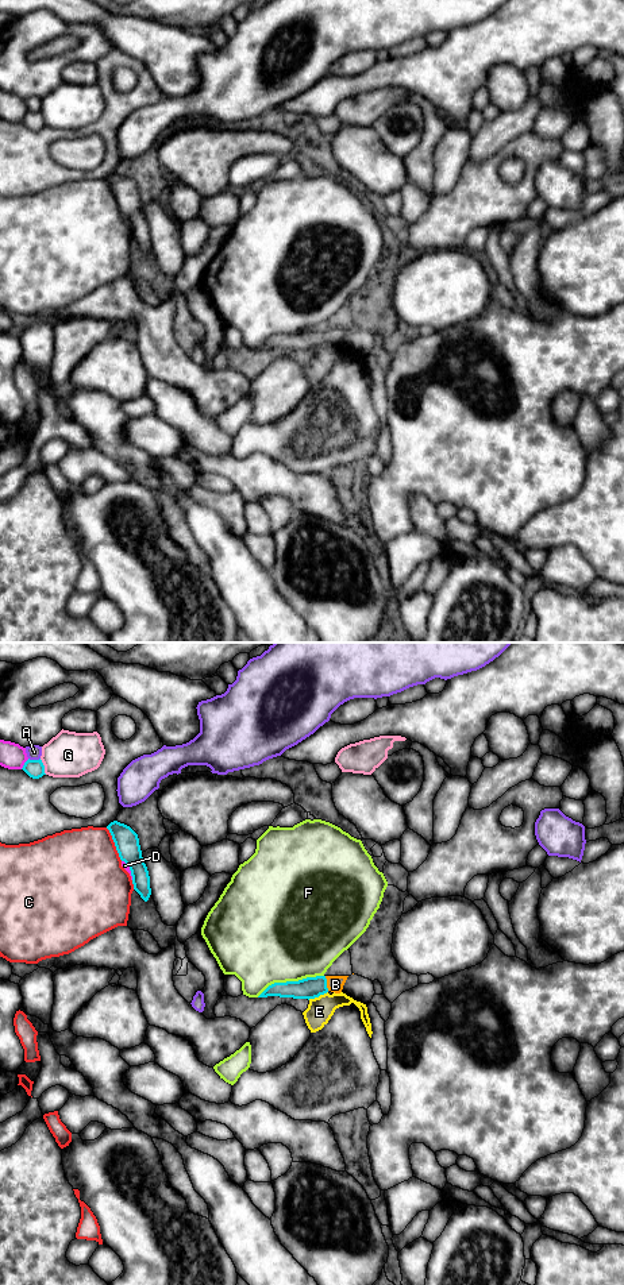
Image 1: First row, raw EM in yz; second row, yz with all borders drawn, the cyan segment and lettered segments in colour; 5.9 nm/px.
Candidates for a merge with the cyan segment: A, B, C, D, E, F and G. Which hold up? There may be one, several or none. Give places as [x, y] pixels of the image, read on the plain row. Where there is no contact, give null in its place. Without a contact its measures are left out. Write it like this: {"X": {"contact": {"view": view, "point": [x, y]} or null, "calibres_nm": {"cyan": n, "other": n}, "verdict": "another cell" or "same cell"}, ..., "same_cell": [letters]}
{"A": {"contact": {"view": "yz", "point": [34, 112]}, "calibres_nm": {"cyan": 110, "other": 90}, "verdict": "another cell"}, "B": {"contact": {"view": "yz", "point": [326, 335]}, "calibres_nm": {"cyan": 130, "other": 100}, "verdict": "same cell"}, "C": {"contact": {"view": "yz", "point": [115, 196]}, "calibres_nm": {"cyan": 150, "other": 480}, "verdict": "another cell"}, "D": {"contact": {"view": "yz", "point": [24, 116]}, "calibres_nm": {"cyan": 110, "other": 160}, "verdict": "another cell"}, "E": {"contact": {"view": "yz", "point": [318, 348]}, "calibres_nm": {"cyan": 130, "other": 150}, "verdict": "another cell"}, "F": {"contact": {"view": "yz", "point": [289, 334]}, "calibres_nm": {"cyan": 130, "other": 500}, "verdict": "another cell"}, "G": {"contact": {"view": "yz", "point": [43, 119]}, "calibres_nm": {"cyan": 110, "other": 280}, "verdict": "another cell"}, "same_cell": ["B"]}

